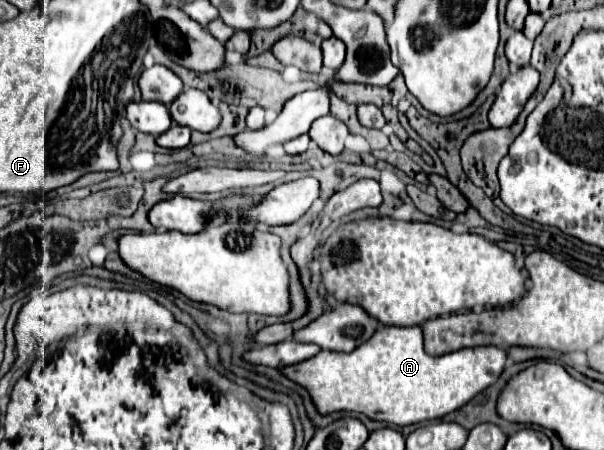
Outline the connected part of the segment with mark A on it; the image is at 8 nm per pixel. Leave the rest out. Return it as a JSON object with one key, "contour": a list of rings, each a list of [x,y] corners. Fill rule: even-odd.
{"contour":[[[379,326],[375,330],[375,336],[371,336],[367,344],[355,348],[351,354],[321,350],[313,358],[279,368],[279,372],[309,392],[321,416],[333,412],[359,412],[371,420],[379,420],[395,426],[407,426],[407,424],[437,420],[461,408],[481,390],[491,386],[497,380],[497,376],[503,372],[505,364],[507,364],[507,354],[495,346],[475,346],[475,348],[449,352],[443,356],[429,356],[423,350],[423,334],[419,326],[409,326],[409,328]]]}

